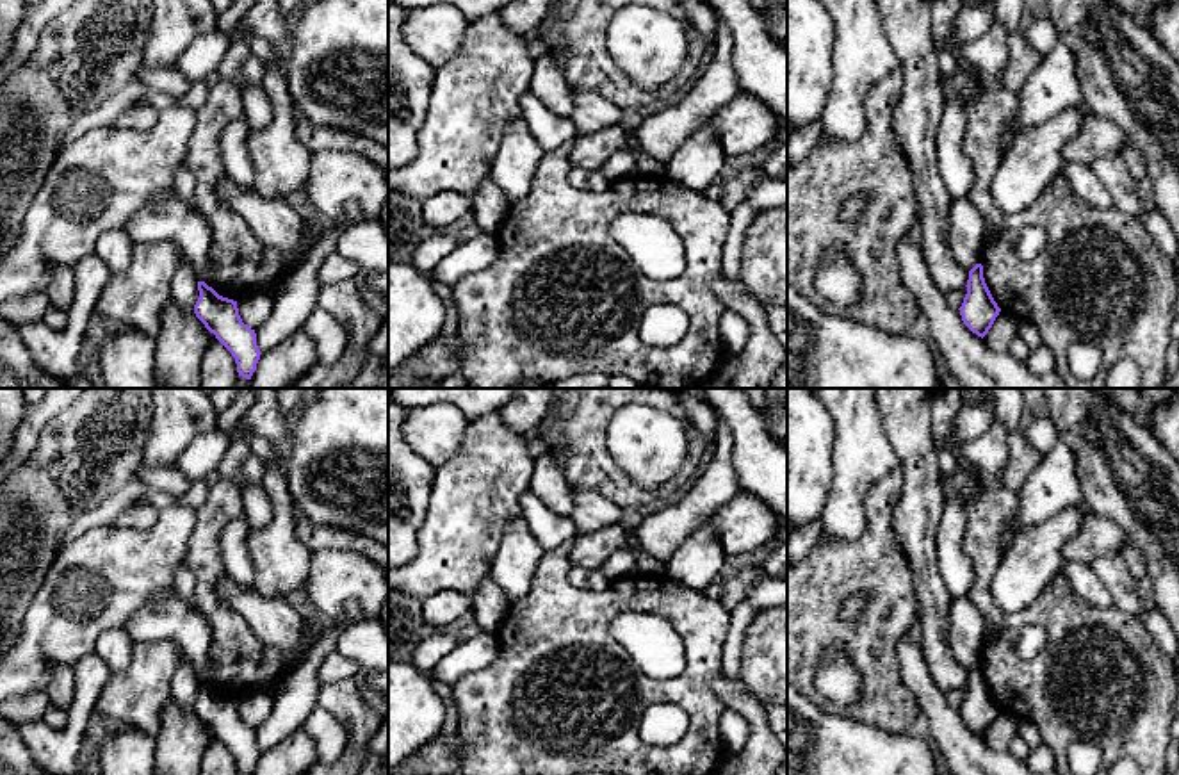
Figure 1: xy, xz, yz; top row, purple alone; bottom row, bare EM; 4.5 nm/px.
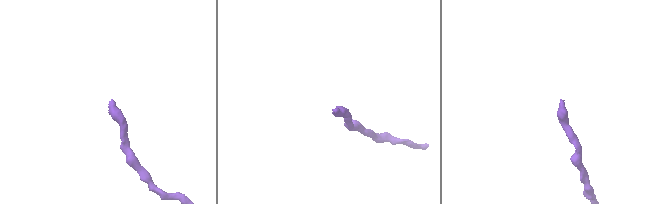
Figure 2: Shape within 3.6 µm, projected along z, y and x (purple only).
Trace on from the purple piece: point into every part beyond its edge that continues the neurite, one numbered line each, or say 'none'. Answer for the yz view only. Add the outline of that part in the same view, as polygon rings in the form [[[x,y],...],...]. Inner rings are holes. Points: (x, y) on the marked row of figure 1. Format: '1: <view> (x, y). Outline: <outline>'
none

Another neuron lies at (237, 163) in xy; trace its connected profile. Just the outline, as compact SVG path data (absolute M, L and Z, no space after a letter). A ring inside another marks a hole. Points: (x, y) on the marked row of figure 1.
M244 114L228 123L223 130L223 164L226 175L244 187L255 185L255 171L248 148L249 132Z

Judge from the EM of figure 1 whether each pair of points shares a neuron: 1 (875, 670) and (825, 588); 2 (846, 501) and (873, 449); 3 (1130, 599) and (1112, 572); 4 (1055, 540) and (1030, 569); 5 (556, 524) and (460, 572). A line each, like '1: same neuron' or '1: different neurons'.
1: same neuron
2: same neuron
3: same neuron
4: same neuron
5: different neurons

